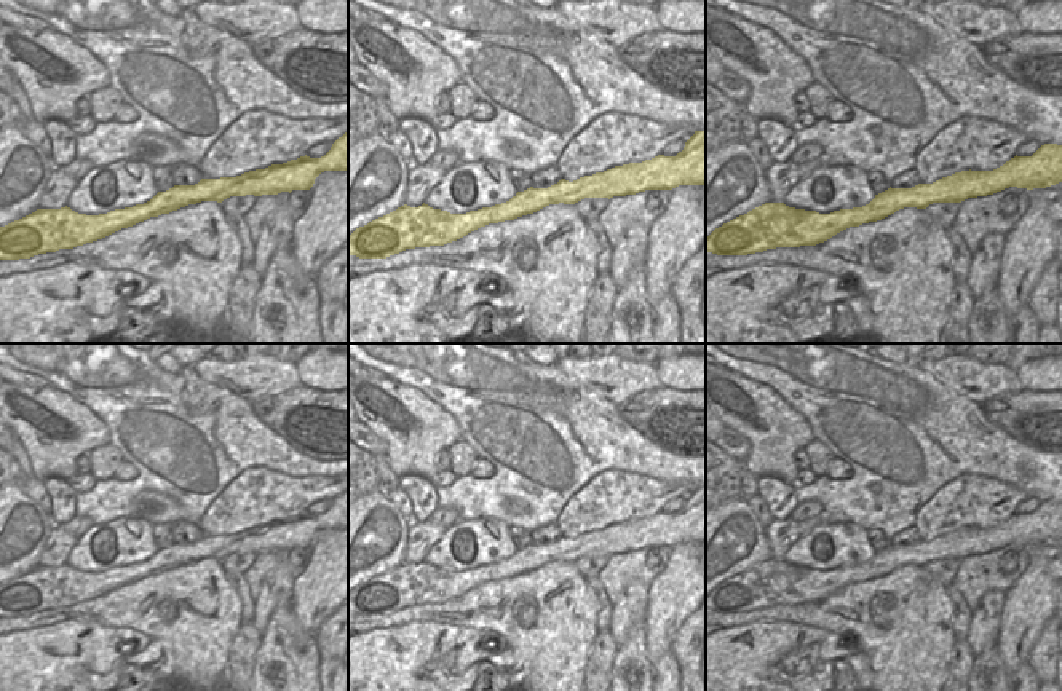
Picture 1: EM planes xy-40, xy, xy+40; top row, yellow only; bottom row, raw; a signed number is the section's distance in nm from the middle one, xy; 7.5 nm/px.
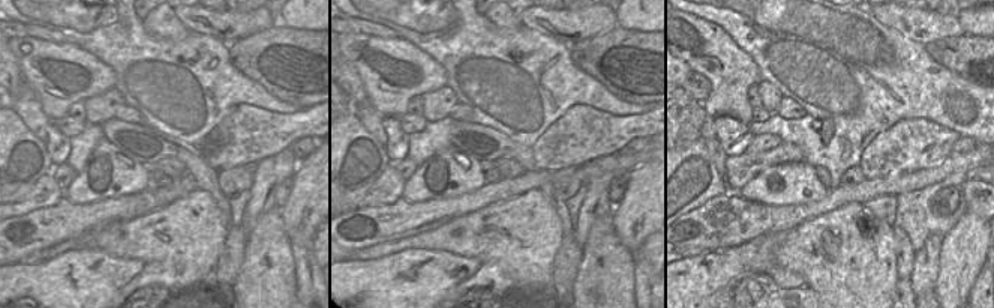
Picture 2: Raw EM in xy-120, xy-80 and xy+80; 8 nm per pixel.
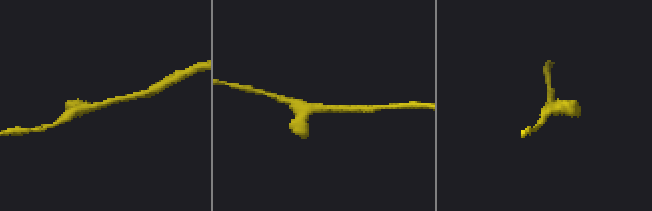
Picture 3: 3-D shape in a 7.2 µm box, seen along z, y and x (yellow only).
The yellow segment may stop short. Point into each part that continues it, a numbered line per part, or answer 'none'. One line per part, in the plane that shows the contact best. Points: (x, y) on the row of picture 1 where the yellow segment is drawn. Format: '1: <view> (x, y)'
none

